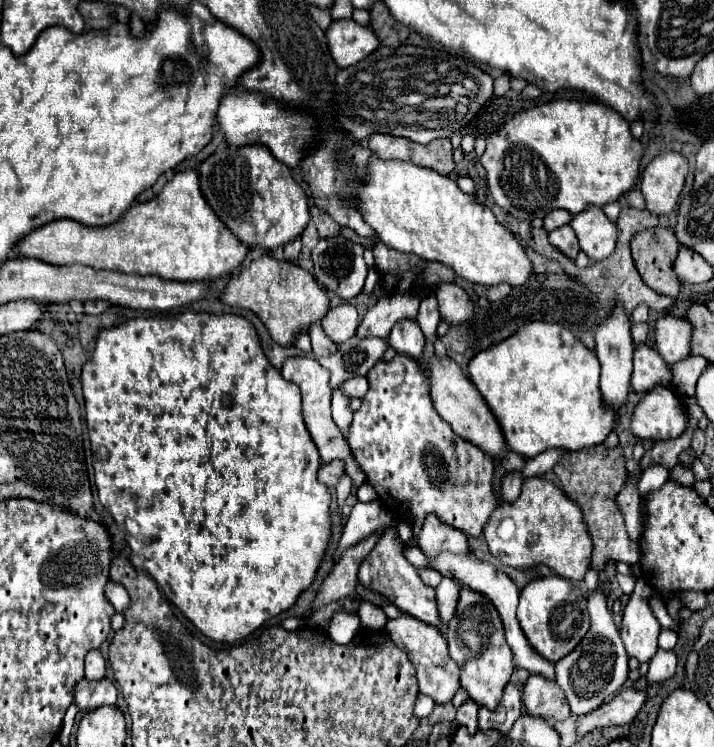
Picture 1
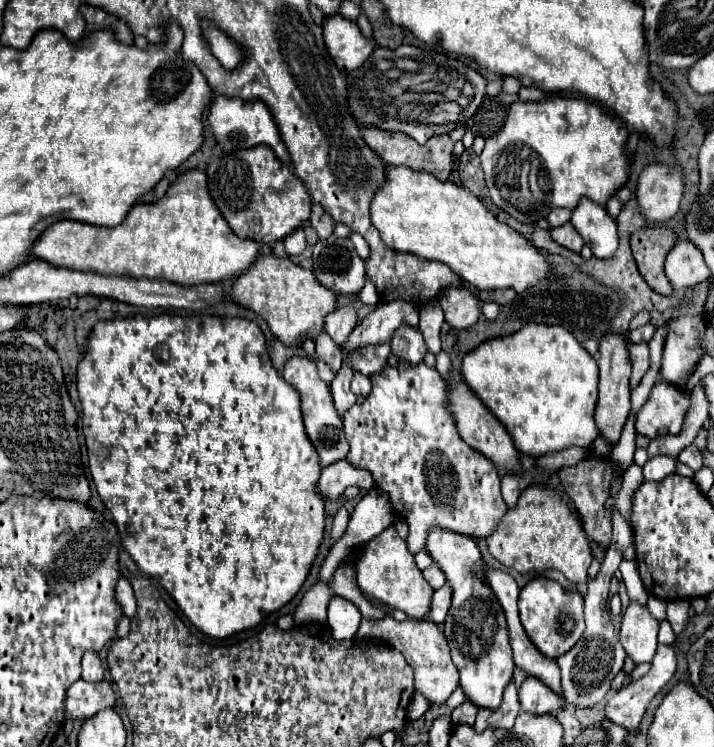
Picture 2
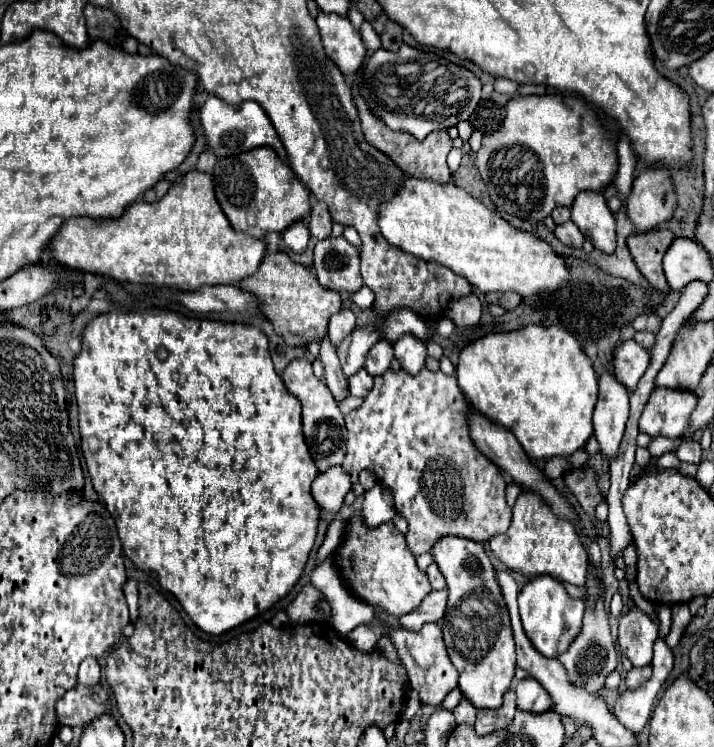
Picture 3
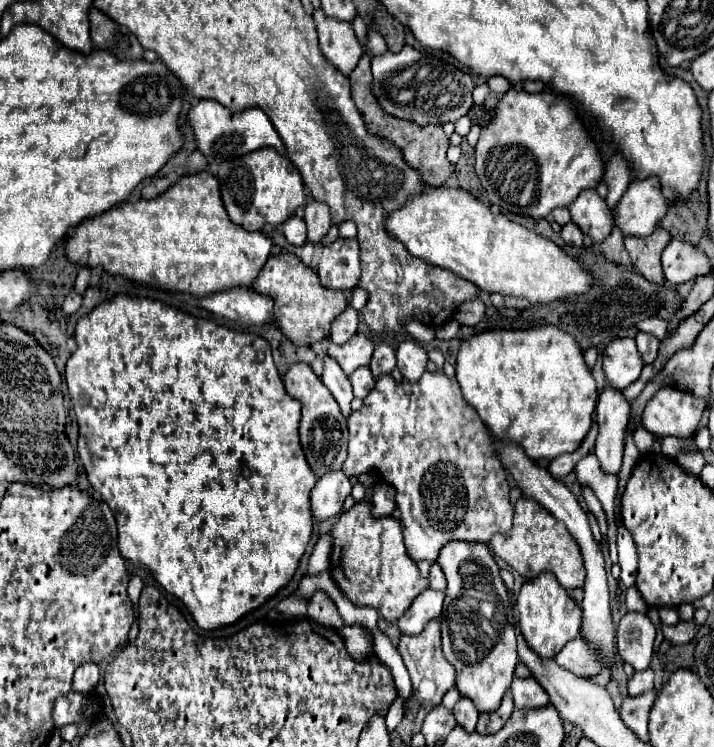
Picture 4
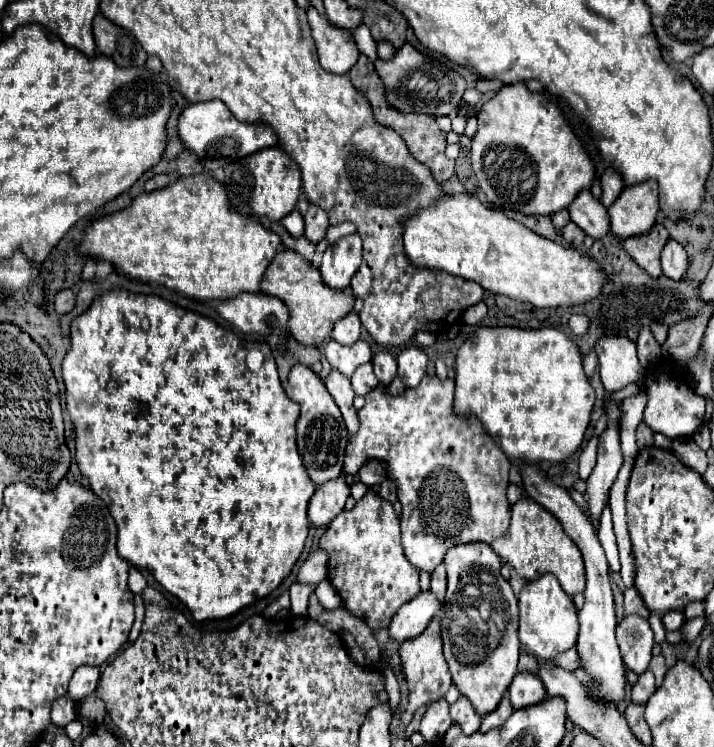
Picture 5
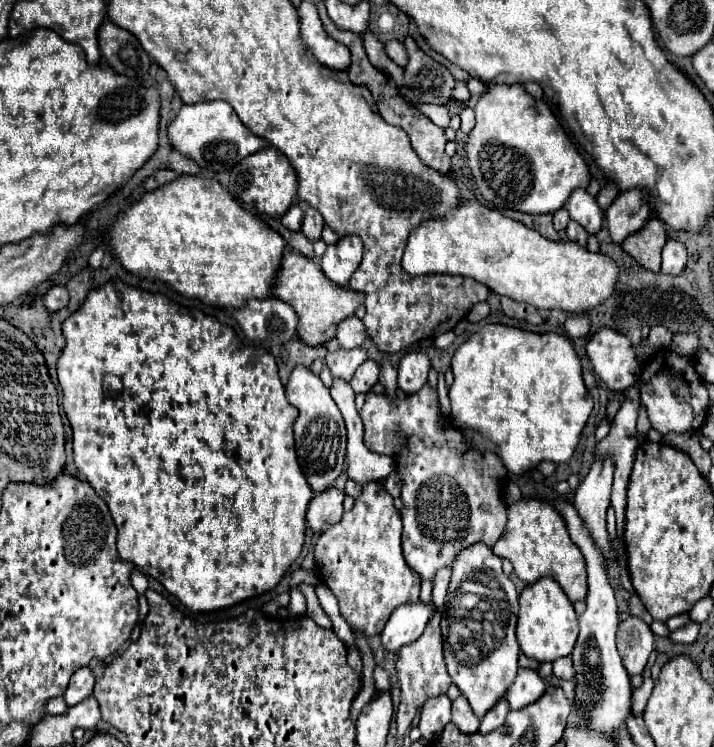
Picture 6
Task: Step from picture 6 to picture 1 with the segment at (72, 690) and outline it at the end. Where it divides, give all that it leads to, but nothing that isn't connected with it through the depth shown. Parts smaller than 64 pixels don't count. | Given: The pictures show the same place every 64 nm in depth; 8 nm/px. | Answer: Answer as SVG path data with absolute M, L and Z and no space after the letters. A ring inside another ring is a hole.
M92 650L86 656L86 680L100 680L106 674L106 662L100 650Z

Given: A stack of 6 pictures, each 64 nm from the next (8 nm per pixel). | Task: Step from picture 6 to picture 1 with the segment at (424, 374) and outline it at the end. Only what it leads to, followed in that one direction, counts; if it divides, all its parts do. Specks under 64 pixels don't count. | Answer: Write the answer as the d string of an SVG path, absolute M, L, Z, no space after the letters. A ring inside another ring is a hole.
M398 320L392 328L392 334L388 338L388 344L404 356L418 358L424 352L424 334L416 320Z

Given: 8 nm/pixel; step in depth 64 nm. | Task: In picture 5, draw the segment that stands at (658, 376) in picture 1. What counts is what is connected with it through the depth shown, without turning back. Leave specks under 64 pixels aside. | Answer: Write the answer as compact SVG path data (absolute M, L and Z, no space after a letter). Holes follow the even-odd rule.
M602 336L594 350L598 354L602 384L610 394L636 382L644 374L636 356L636 344L630 338Z

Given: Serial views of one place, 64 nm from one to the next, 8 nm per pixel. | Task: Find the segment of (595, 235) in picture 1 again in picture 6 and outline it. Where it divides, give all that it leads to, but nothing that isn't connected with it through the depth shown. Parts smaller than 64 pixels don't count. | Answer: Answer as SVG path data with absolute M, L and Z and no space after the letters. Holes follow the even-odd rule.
M574 190L570 200L566 202L566 210L570 212L570 218L578 222L588 234L598 234L602 230L602 210L594 196L590 196L586 190Z

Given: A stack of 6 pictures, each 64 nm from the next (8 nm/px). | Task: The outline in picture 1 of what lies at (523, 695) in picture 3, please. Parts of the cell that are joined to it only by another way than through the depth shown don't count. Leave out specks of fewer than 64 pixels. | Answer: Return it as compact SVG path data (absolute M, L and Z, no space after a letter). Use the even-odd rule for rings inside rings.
M532 674L524 686L524 706L528 714L550 722L570 718L570 706L560 686L538 674Z

